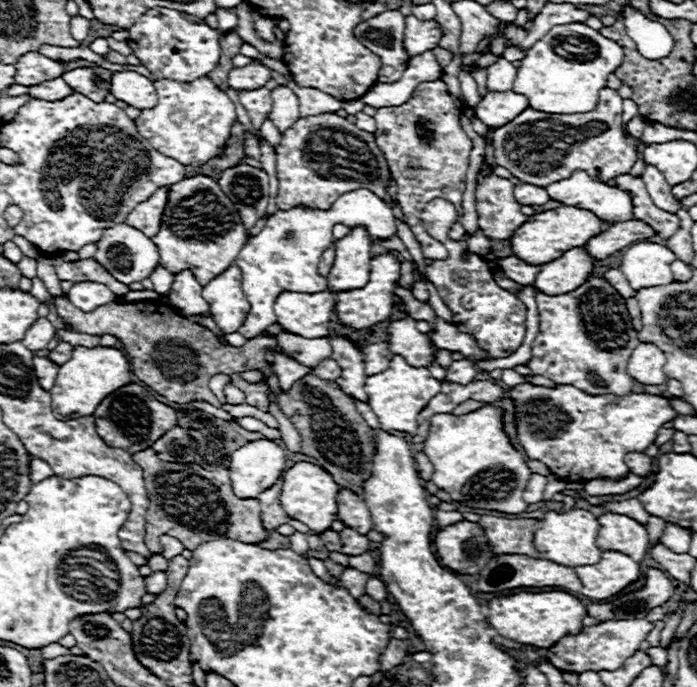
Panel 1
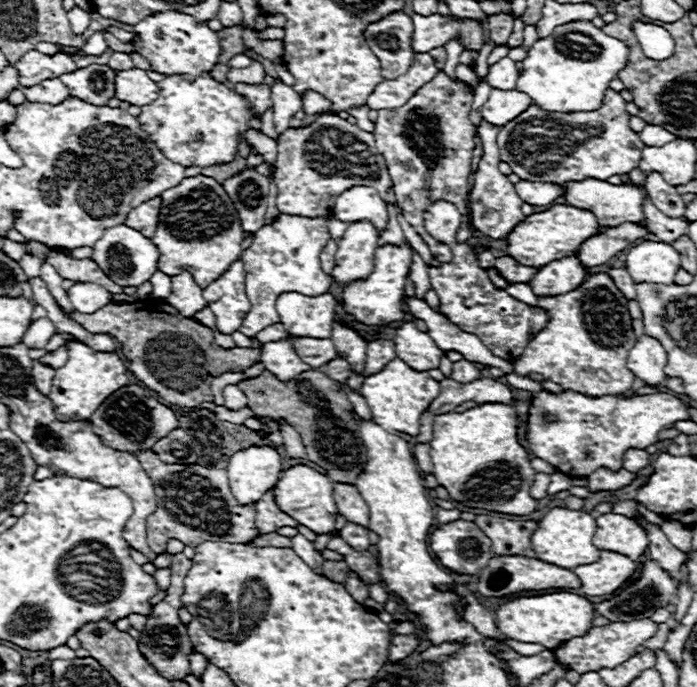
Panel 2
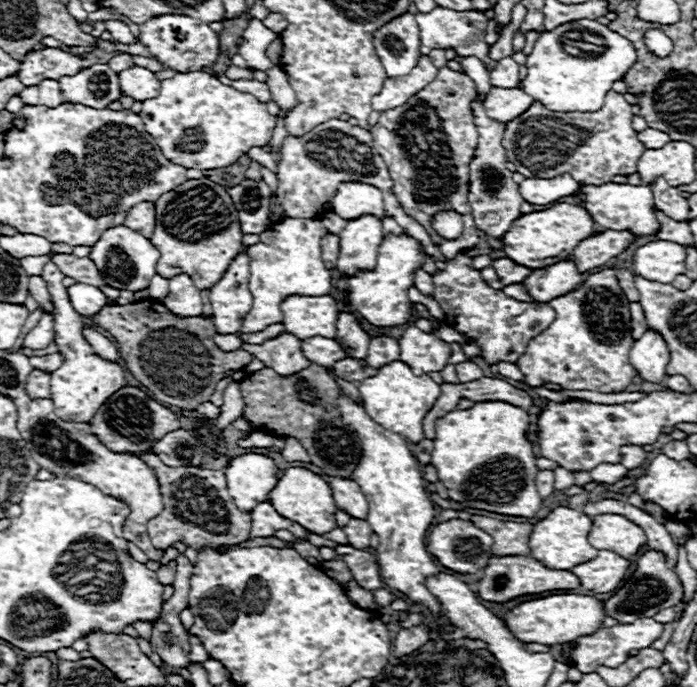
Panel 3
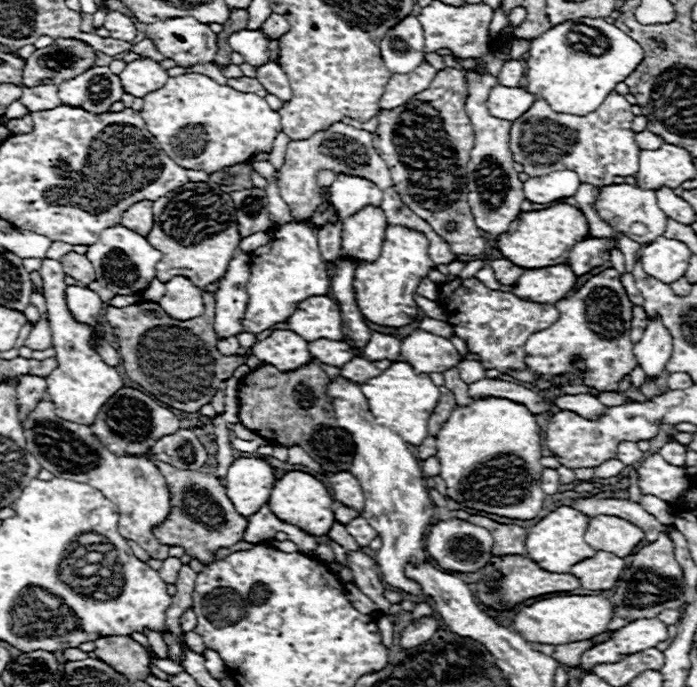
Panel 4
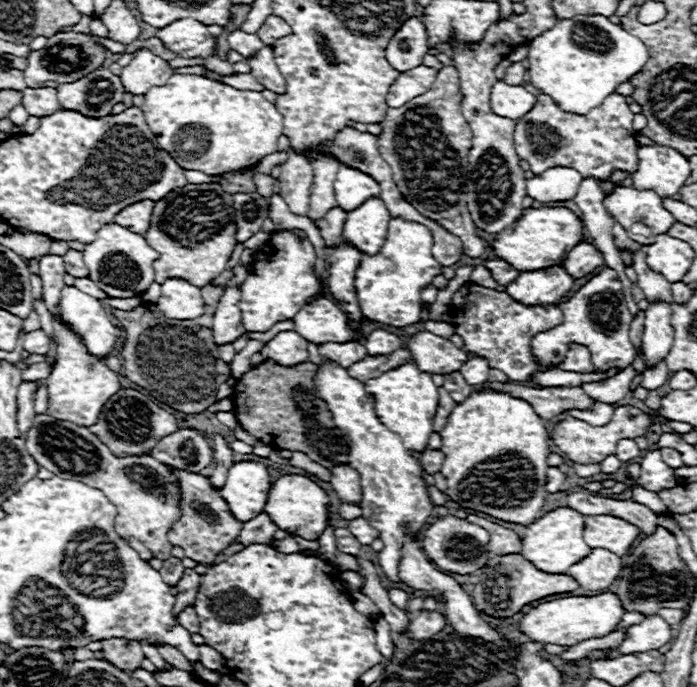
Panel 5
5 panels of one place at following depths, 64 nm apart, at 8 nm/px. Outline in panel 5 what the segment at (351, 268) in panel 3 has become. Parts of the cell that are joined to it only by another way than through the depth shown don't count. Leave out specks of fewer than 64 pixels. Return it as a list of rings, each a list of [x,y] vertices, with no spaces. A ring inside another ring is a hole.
[[[366,200],[358,210],[352,210],[344,222],[342,240],[358,246],[362,254],[378,254],[388,230],[390,214],[382,200]]]

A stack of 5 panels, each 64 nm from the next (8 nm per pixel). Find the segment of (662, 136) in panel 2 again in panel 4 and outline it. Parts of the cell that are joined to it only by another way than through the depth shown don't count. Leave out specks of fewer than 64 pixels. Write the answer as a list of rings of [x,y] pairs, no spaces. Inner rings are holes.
[[[644,130],[644,132],[636,134],[636,138],[638,138],[638,146],[642,146],[642,150],[656,150],[664,144],[664,140],[658,138],[658,134],[654,134],[650,130]]]

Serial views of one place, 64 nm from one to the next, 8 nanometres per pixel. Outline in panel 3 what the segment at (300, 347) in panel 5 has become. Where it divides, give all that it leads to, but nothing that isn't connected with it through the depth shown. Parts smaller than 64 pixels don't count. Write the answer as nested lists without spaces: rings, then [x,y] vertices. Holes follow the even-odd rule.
[[[284,332],[274,340],[268,340],[264,344],[242,344],[244,350],[252,352],[258,360],[264,362],[264,366],[272,368],[280,376],[296,374],[310,366],[310,362],[302,356],[300,340],[292,334]]]

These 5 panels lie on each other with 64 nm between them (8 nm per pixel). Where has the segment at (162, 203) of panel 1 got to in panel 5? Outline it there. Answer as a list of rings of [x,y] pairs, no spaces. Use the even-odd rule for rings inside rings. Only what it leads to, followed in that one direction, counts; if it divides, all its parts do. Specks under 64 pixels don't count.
[[[140,200],[136,204],[126,206],[118,216],[116,222],[120,226],[126,226],[128,230],[134,230],[138,234],[146,234],[150,228],[150,216],[152,216],[154,202],[152,200]]]

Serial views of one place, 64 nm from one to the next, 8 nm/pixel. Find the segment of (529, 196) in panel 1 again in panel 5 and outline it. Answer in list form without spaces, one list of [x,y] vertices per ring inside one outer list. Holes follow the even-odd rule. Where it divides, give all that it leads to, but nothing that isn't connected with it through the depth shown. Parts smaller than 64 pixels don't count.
[[[554,168],[526,180],[526,194],[538,202],[572,200],[582,176],[572,168]]]

